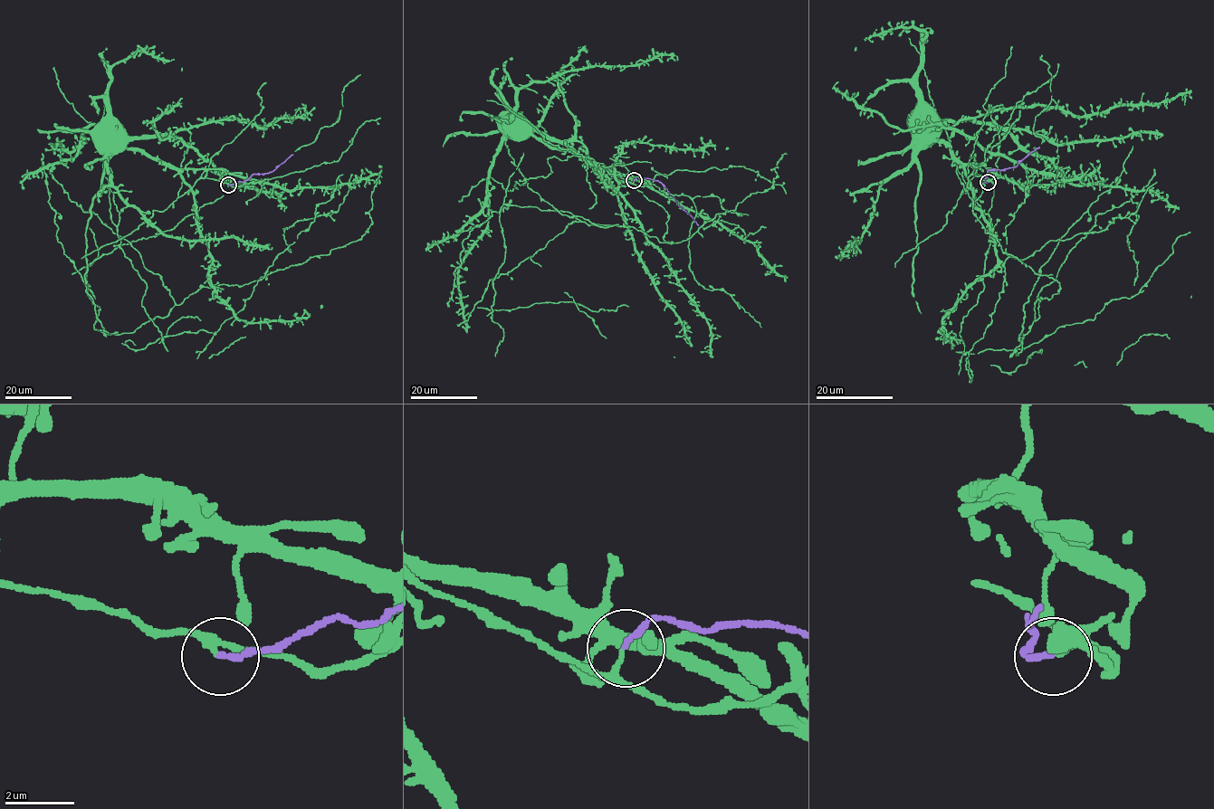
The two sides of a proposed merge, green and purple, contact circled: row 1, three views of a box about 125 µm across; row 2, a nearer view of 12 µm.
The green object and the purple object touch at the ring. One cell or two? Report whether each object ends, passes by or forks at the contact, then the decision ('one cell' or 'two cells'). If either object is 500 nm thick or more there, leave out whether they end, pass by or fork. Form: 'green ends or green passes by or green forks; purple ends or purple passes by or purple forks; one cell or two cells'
green forks; purple ends; one cell

